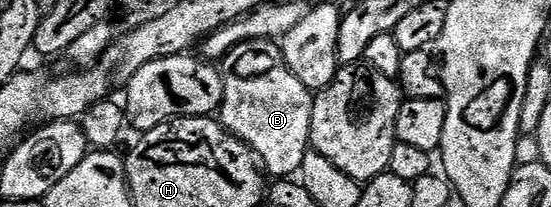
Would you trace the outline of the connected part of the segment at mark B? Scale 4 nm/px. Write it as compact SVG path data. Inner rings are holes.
M254 38L237 44L222 58L221 73L223 102L217 111L219 123L250 148L272 179L287 180L298 175L311 144L313 94L289 72L280 43Z

